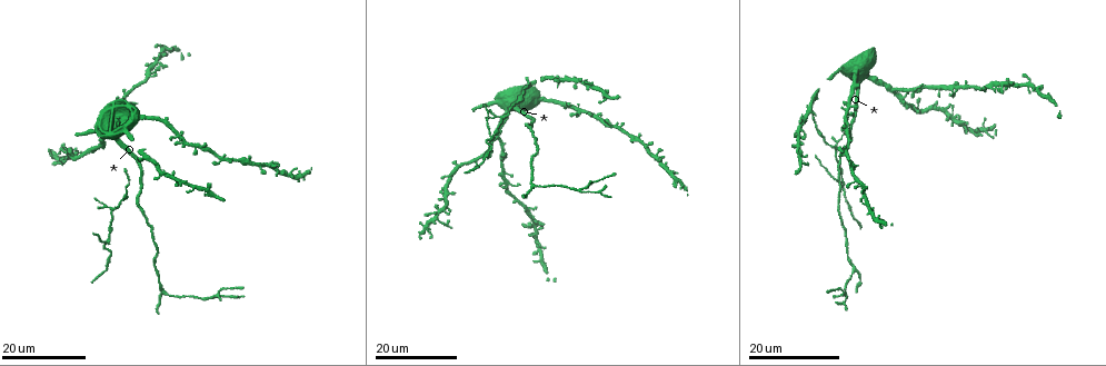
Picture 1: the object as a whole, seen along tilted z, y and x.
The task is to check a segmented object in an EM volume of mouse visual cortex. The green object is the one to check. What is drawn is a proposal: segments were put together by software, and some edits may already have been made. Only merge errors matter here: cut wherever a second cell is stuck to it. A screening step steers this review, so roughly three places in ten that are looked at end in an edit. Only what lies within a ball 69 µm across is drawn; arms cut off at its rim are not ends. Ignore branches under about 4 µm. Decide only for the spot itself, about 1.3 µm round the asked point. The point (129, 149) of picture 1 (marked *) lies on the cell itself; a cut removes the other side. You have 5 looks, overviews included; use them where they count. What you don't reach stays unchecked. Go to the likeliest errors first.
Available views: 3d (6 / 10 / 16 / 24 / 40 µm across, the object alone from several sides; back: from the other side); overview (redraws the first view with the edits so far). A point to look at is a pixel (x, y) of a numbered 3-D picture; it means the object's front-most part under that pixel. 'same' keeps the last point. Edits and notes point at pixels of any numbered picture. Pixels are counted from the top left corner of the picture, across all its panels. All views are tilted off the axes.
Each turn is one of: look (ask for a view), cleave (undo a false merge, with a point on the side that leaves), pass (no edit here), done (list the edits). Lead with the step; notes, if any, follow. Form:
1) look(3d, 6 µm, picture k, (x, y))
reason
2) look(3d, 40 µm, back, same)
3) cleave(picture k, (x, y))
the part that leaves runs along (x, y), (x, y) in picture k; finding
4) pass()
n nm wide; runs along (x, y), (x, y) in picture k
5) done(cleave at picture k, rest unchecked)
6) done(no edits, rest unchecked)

look(3d, 24 µm, picture 1, (108, 239))
four arms meet

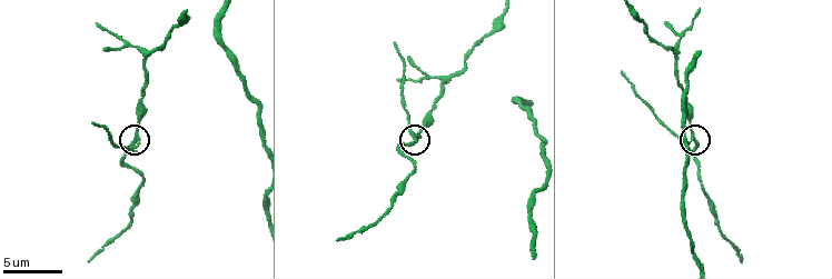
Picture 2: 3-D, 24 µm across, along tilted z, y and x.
look(3d, 10 µm, picture 2, (134, 139))

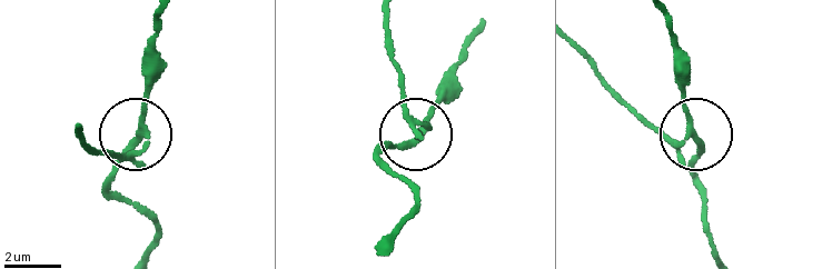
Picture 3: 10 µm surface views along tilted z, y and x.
cleave(picture 3, (405, 103))
side arm 10 µm; the part that leaves runs along (431, 128), (408, 110), (388, 21) in picture 3; a second cell is stuck on

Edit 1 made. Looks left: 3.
look(3d, 16 µm, picture 1, (972, 131))
three-way junction

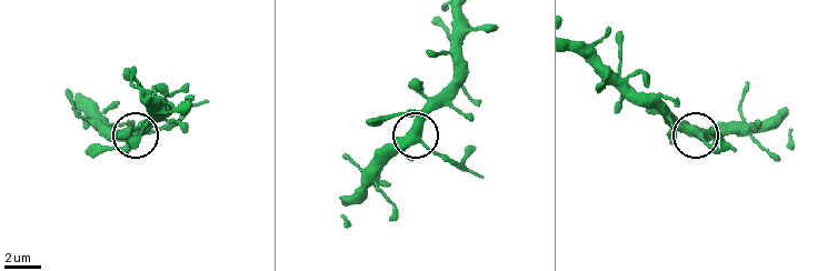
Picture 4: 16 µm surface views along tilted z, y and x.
look(3d, 6 µm, picture 4, (701, 135))

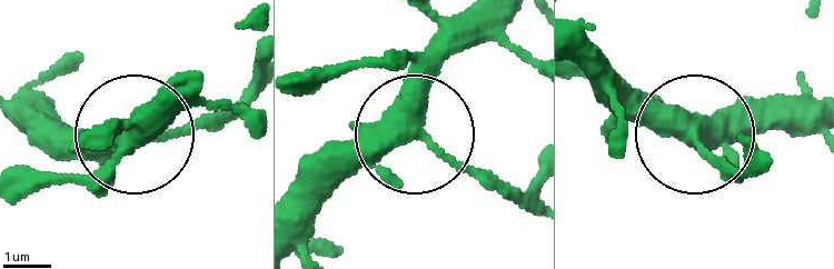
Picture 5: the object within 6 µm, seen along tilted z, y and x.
pass()
all the same cell

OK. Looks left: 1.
look(3d, 16 µm, picture 2, (146, 57))
a fork

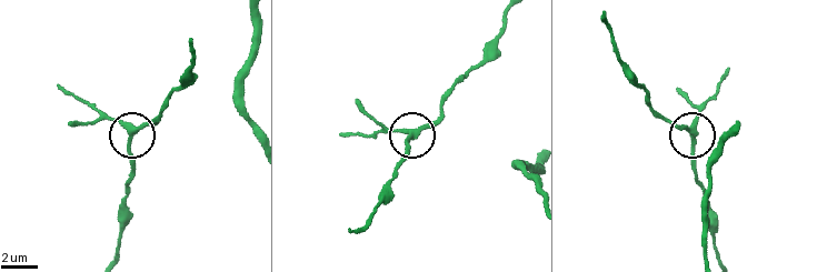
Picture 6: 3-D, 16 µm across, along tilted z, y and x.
pass()
250 nm wide; one cell here

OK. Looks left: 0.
done(cleave at picture 3, rest unchecked)

